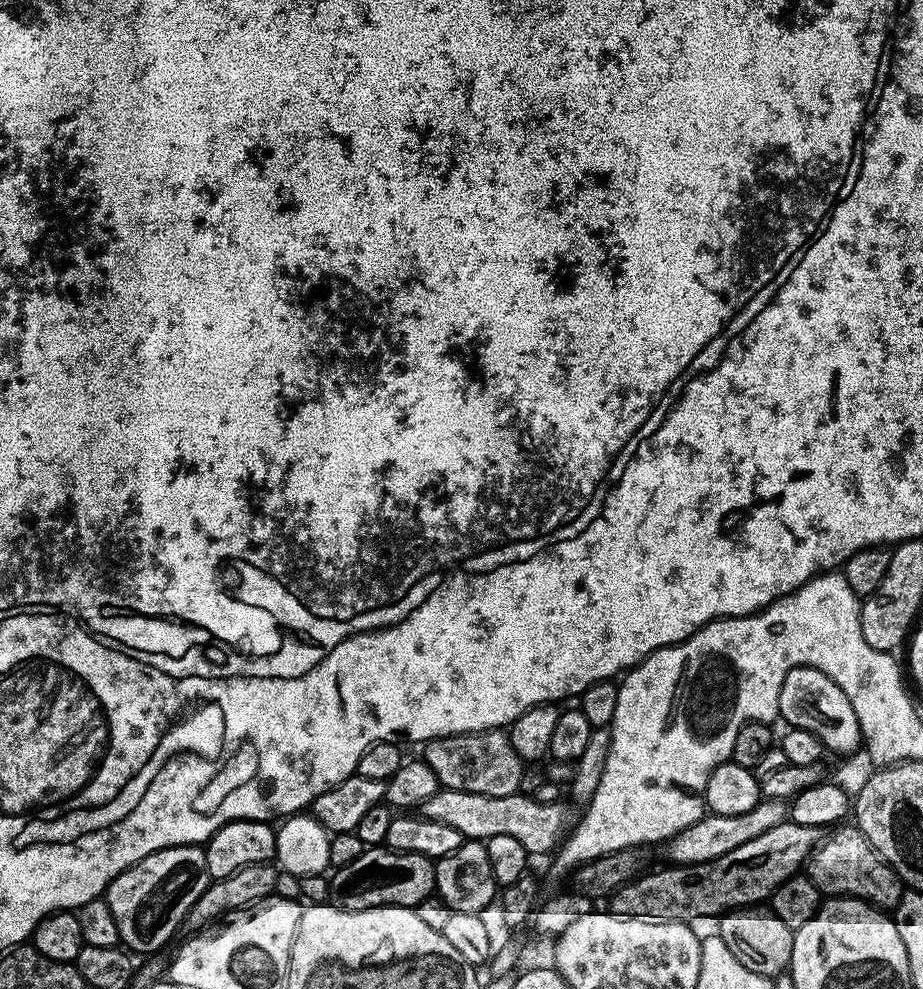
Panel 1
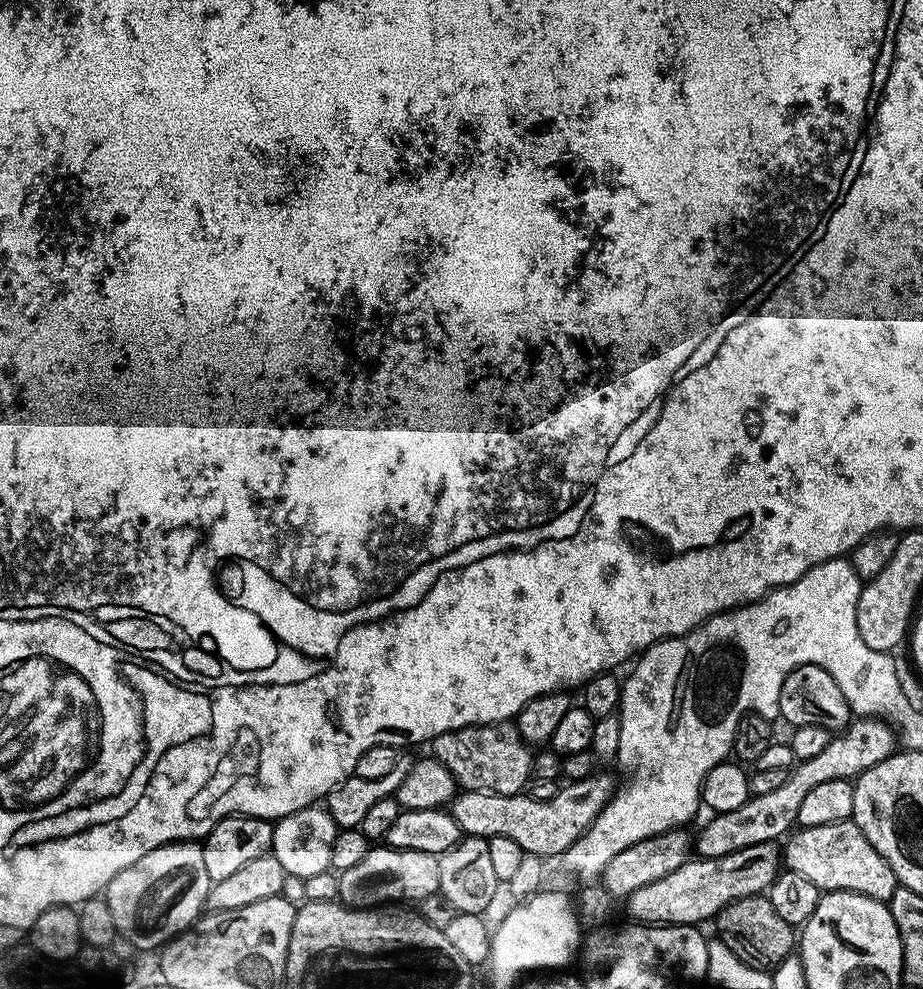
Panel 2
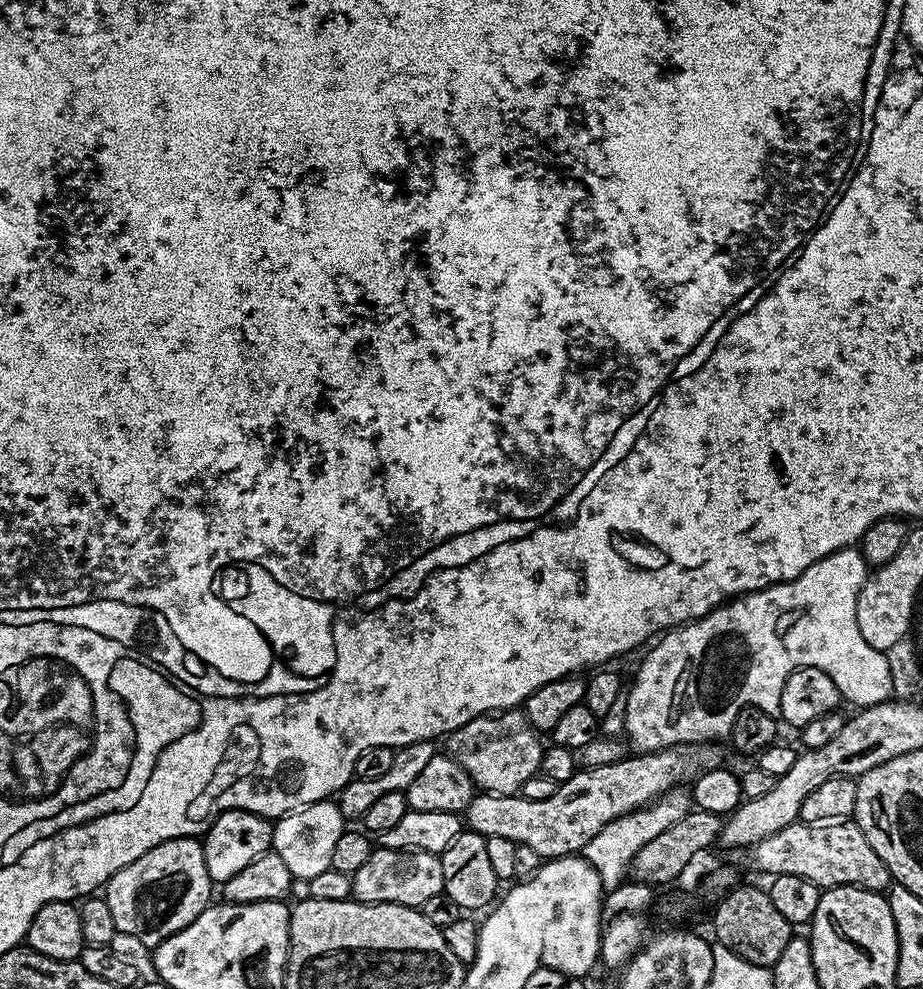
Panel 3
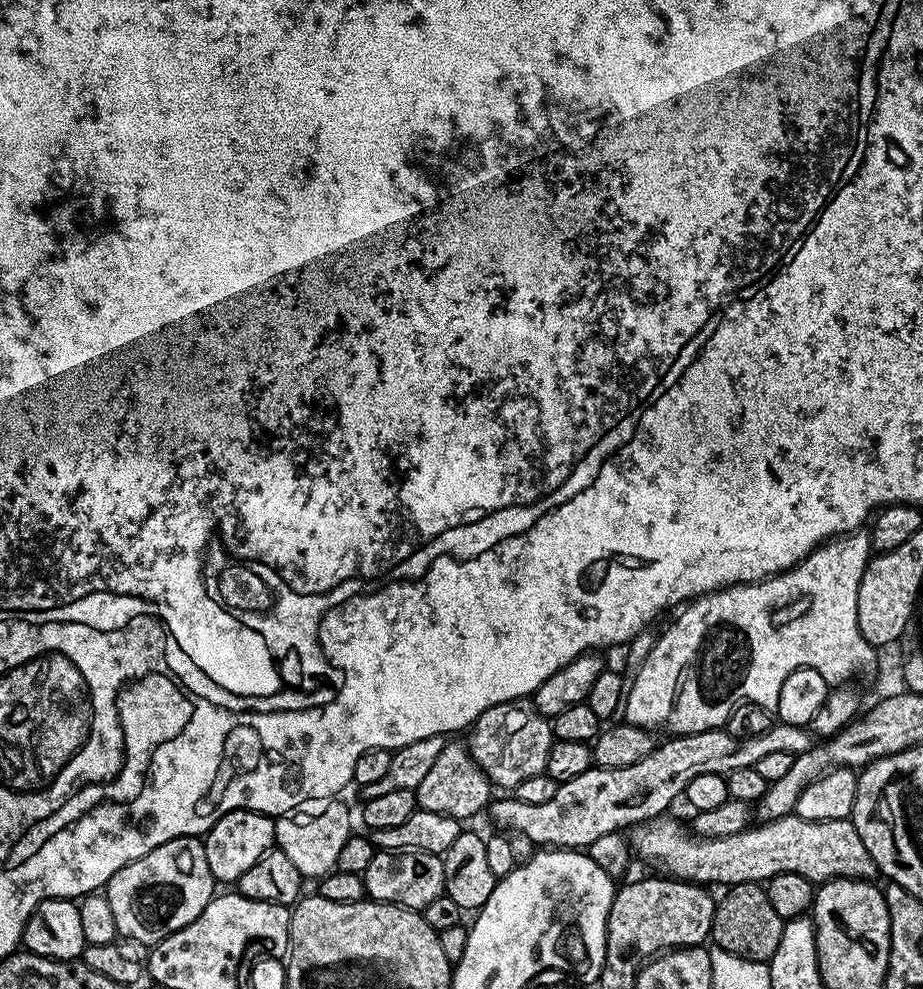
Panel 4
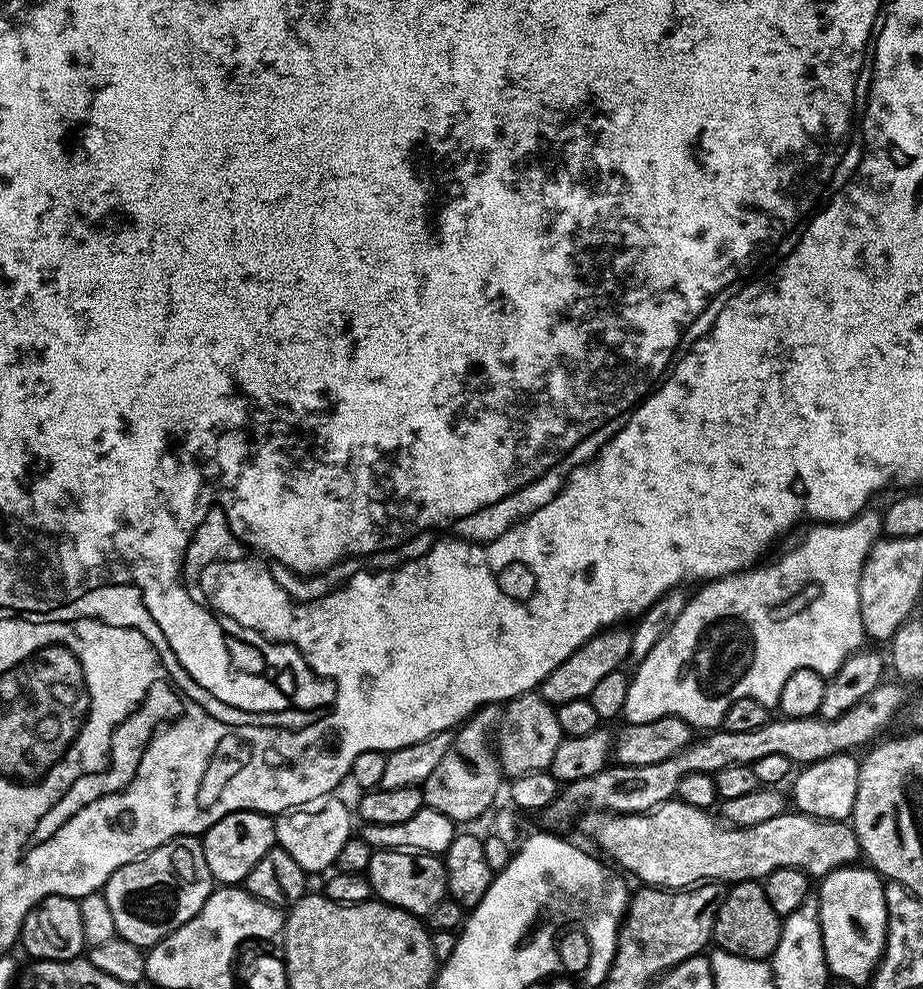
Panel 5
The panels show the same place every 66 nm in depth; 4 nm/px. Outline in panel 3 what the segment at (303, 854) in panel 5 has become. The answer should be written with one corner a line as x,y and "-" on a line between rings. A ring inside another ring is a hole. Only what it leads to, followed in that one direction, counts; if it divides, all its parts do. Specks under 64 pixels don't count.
331,799
319,800
298,808
275,821
272,830
272,848
290,866
290,874
301,882
314,879
322,870
331,868
334,846
346,831
346,818
340,812
339,803

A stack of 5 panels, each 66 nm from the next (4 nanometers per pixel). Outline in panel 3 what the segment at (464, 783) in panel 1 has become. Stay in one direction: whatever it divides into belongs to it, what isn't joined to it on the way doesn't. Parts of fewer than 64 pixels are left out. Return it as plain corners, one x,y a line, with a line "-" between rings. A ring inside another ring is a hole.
504,710
499,714
485,714
458,726
446,737
447,755
466,770
473,785
481,793
515,796
530,777
537,775
545,745
540,744
541,733
533,728
520,710

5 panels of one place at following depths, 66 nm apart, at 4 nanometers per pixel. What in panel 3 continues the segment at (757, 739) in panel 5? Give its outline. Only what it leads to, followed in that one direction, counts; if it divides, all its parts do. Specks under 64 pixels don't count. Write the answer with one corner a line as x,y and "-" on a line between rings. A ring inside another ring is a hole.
709,742
644,750
639,753
641,756
629,755
616,764
578,770
567,782
559,785
550,798
541,800
531,800
523,794
476,794
468,803
466,824
471,831
486,838
506,838
515,844
530,846
542,858
580,854
594,834
619,816
645,807
673,786
680,786
687,776
692,778
710,768
721,767
720,752
716,748
719,747

